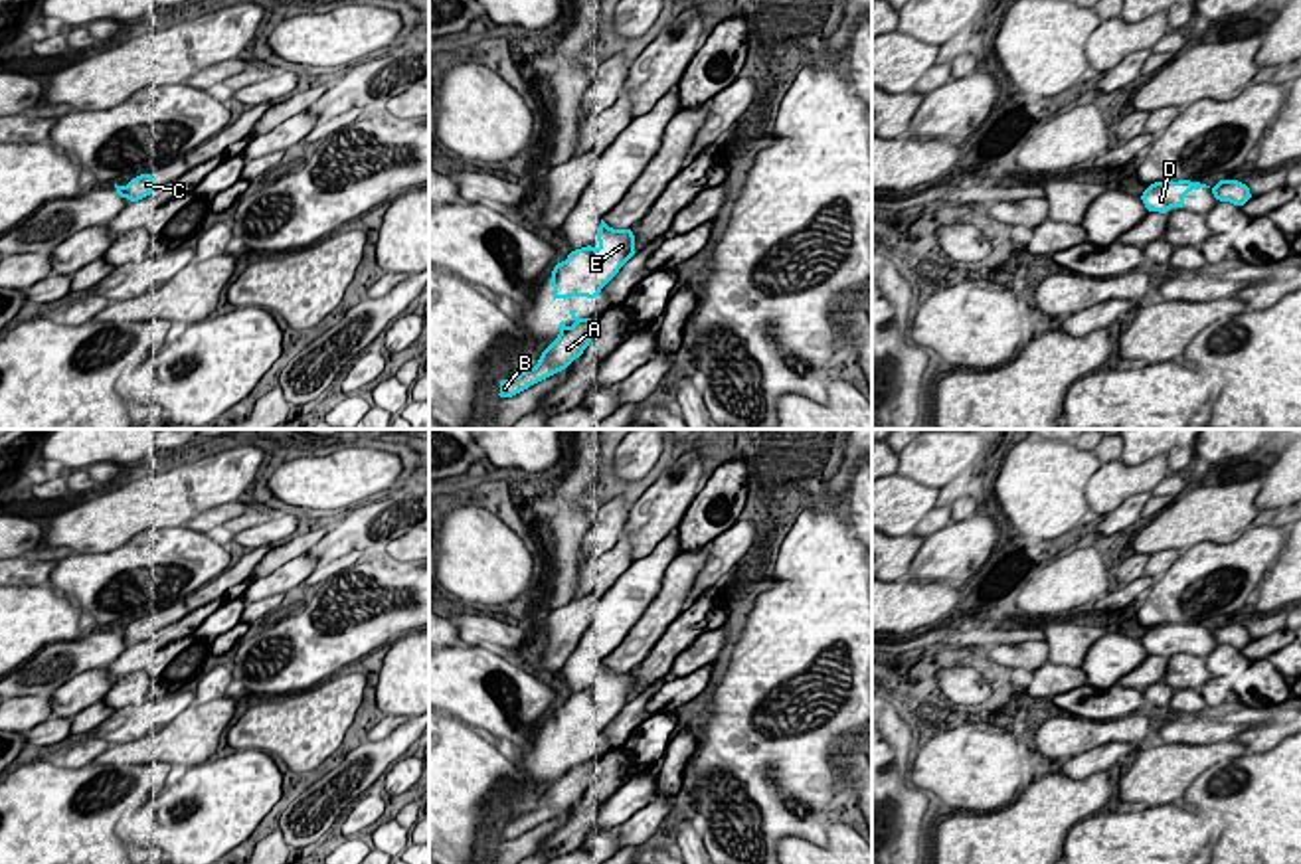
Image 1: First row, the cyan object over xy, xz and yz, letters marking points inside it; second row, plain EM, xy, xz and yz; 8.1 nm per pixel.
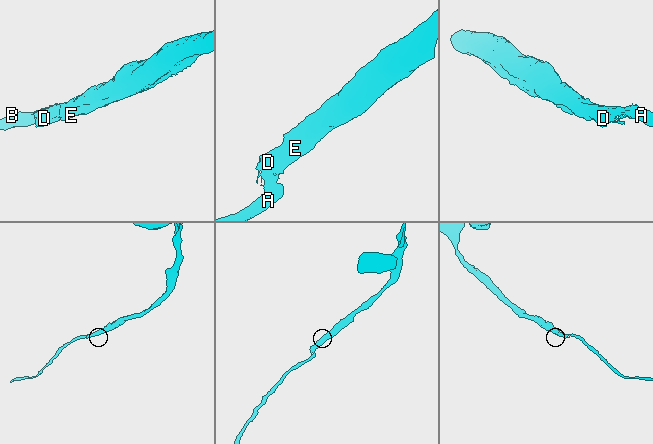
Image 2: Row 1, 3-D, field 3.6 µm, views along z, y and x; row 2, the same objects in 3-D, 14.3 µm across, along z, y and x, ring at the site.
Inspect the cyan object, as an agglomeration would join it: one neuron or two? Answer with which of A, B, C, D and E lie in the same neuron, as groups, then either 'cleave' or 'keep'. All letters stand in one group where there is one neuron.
A B C / D E; cleave

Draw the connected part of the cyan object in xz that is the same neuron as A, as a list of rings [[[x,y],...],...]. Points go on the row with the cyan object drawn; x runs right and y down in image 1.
[[[585,318],[571,324],[564,334],[554,338],[554,342],[538,358],[538,364],[534,368],[522,370],[508,382],[500,378],[500,393],[496,397],[504,399],[518,395],[530,386],[565,370],[575,358],[583,354],[583,350],[593,340],[593,324],[595,318]]]

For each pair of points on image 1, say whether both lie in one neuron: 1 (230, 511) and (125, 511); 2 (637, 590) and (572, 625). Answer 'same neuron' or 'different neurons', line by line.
1: different neurons
2: different neurons

